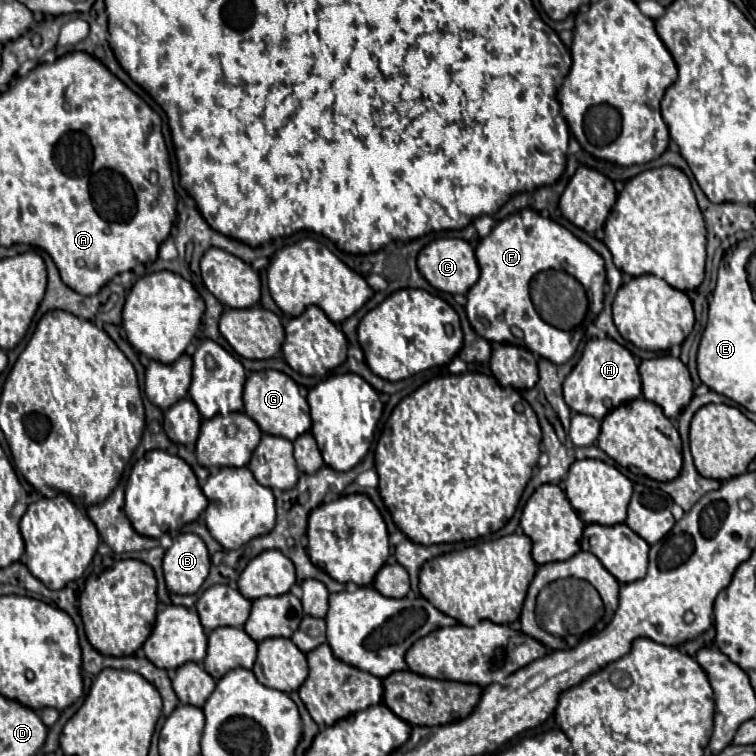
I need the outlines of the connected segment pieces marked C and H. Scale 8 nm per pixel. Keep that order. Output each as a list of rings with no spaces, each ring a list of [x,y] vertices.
[[[436,239],[436,241],[428,243],[418,255],[418,269],[420,269],[422,277],[434,289],[450,293],[450,295],[456,295],[456,293],[466,295],[468,289],[480,277],[480,269],[478,269],[478,261],[474,257],[474,249],[464,239]]]
[[[592,339],[586,343],[582,359],[572,369],[564,381],[564,399],[566,405],[576,411],[596,419],[604,419],[612,409],[622,403],[634,401],[642,395],[638,365],[630,351],[618,345],[614,339]]]

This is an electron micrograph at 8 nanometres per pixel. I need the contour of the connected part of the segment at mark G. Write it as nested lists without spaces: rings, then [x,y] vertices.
[[[274,369],[256,371],[248,377],[244,385],[244,413],[248,413],[248,417],[252,417],[264,433],[290,441],[300,437],[300,433],[308,433],[312,423],[308,401],[302,397],[300,387],[288,375]]]

